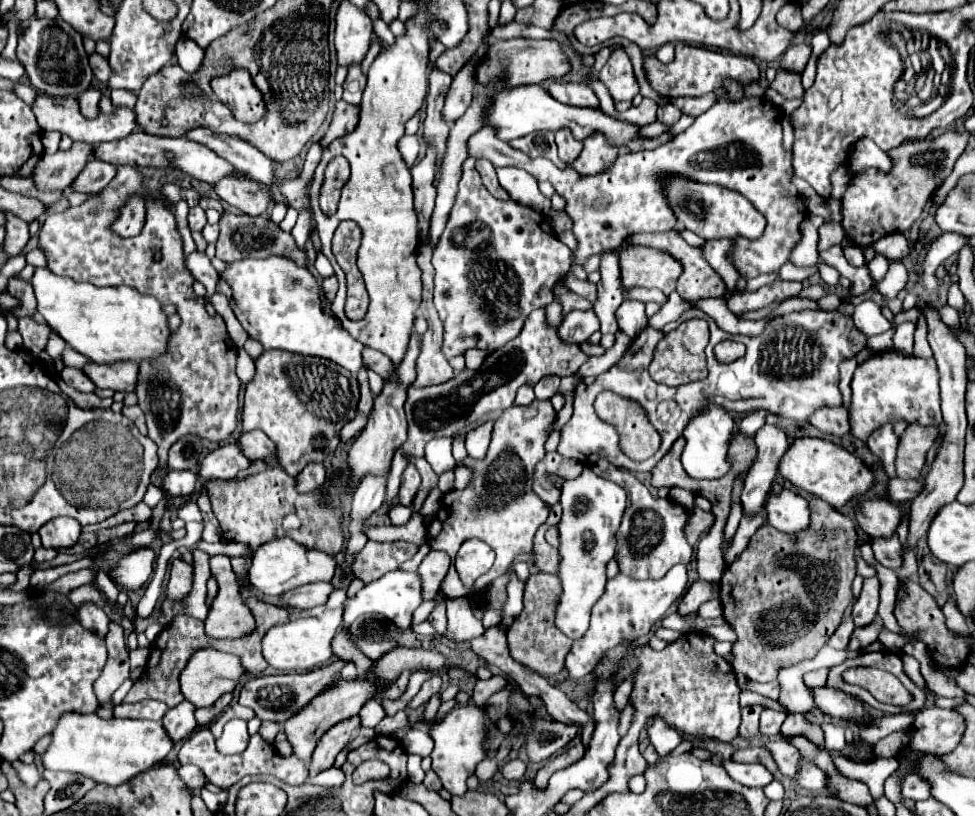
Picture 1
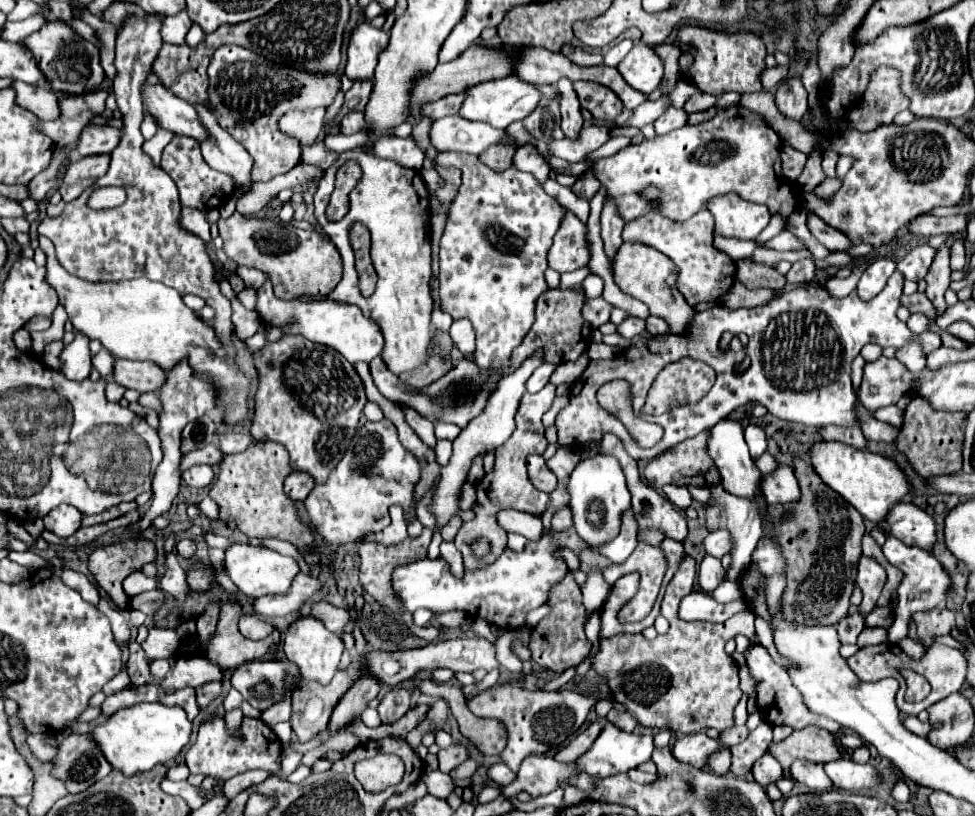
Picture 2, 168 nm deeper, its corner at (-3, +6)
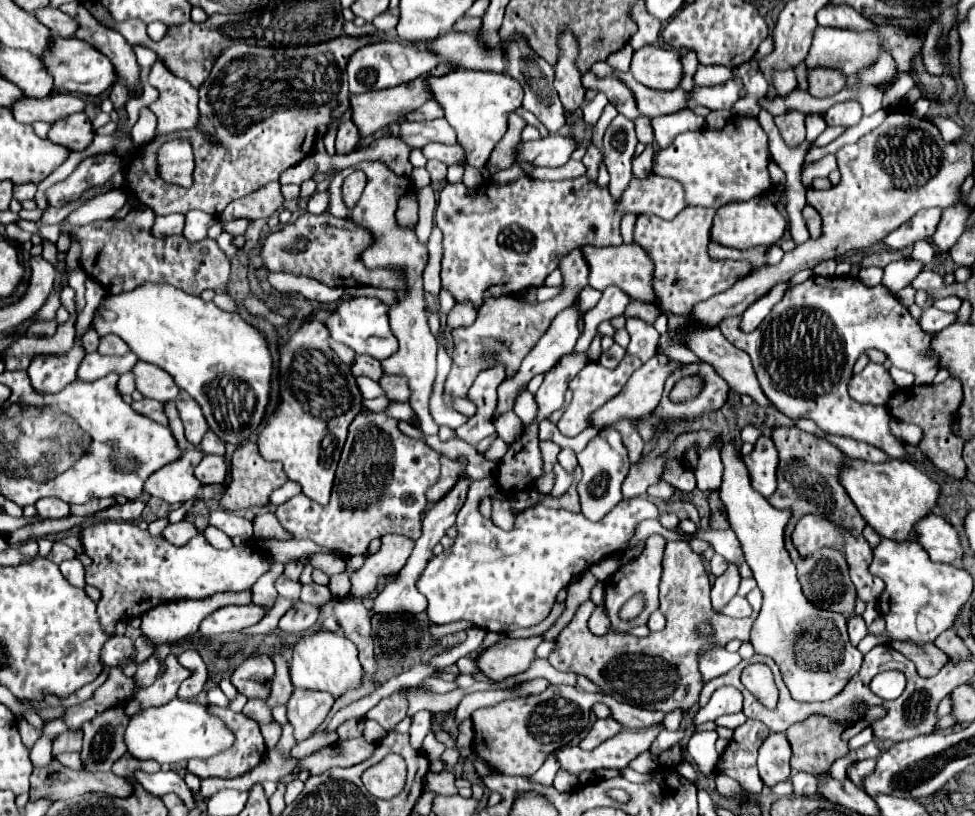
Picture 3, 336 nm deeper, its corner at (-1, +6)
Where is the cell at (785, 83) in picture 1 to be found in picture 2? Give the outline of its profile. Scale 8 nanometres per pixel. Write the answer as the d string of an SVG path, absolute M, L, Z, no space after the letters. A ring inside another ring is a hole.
M787 78L785 82L781 82L777 86L775 106L779 108L779 112L783 116L793 118L793 120L801 120L805 116L805 112L809 110L807 92L805 92L799 78Z

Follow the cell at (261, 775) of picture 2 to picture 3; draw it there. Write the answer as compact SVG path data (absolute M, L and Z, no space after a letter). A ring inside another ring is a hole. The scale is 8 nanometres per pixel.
M317 730L311 738L307 738L307 740L299 742L299 744L295 744L289 754L295 756L297 760L301 760L301 758L305 758L305 756L309 756L309 754L315 754L315 752L319 752L319 750L323 750L323 748L335 744L337 740L339 740L337 730Z

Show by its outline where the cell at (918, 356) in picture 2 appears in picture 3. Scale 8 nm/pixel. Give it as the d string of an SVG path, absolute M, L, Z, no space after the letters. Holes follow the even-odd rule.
M893 366L889 372L891 372L891 378L893 378L893 382L895 382L897 386L907 388L907 386L911 386L911 384L913 384L913 374L911 374L911 372L899 370L899 368L895 368L895 366Z

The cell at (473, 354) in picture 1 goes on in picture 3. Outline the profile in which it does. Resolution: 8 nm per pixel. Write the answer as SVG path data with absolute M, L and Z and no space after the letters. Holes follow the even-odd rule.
M455 304L453 310L447 314L447 324L451 330L455 328L469 328L475 322L477 310L471 304Z

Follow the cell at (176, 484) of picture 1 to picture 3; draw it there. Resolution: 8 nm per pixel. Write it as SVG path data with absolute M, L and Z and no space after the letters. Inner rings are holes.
M203 456L195 468L195 478L201 484L221 484L227 474L227 464L223 456Z

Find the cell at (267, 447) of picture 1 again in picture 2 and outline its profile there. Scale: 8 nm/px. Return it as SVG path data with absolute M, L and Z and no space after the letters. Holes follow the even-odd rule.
M227 432L219 436L219 448L223 454L235 454L235 452L243 452L251 442L251 436L239 434L239 432Z

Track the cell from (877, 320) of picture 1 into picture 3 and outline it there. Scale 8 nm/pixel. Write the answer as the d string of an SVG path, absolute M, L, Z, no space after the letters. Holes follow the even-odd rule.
M877 266L863 268L857 278L859 278L863 284L867 284L867 286L877 286L877 284L881 284L881 280L883 280L883 268L877 268Z

